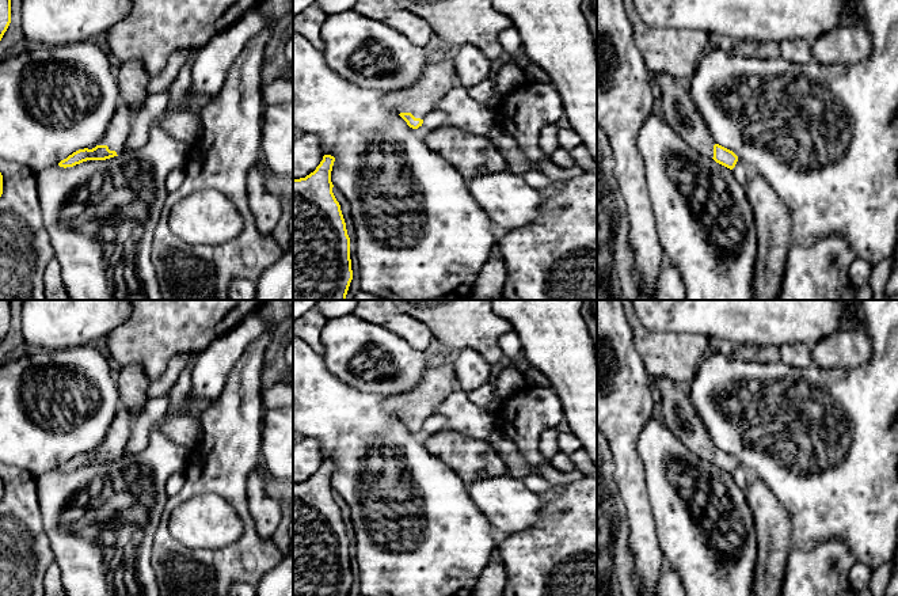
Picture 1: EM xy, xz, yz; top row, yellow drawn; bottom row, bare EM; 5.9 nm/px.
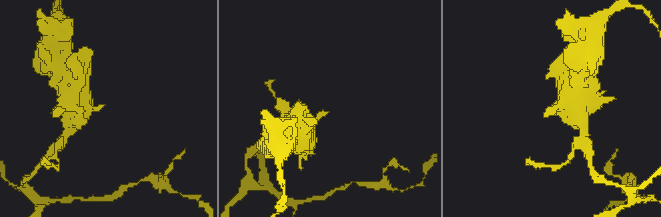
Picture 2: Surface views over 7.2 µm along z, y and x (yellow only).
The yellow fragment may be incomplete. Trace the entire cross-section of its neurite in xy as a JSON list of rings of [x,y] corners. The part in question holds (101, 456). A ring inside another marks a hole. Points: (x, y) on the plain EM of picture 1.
[[[119,405],[104,441],[95,451],[73,456],[66,463],[61,464],[58,470],[66,472],[87,464],[106,464],[122,459],[134,417],[136,415],[129,409]]]

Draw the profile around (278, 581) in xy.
[[[293,548],[255,586],[255,596],[293,596]]]

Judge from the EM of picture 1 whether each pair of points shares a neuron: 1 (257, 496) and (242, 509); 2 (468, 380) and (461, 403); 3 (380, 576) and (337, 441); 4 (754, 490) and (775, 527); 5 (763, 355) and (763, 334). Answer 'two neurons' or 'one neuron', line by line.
1: two neurons
2: two neurons
3: one neuron
4: one neuron
5: two neurons

